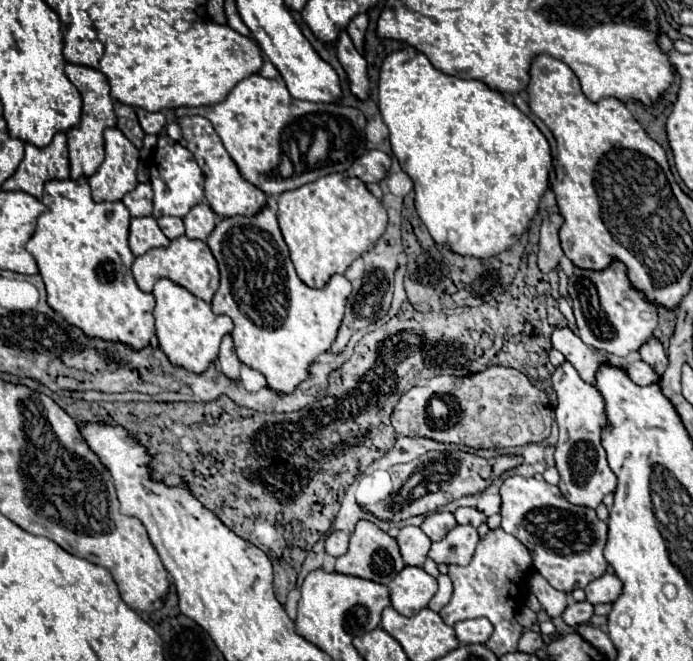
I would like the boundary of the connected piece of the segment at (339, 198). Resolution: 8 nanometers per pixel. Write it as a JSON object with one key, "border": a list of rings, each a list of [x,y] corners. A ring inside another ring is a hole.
{"border":[[[332,173],[278,197],[278,223],[298,277],[310,287],[324,287],[334,273],[344,273],[386,231],[386,209],[358,177]]]}

